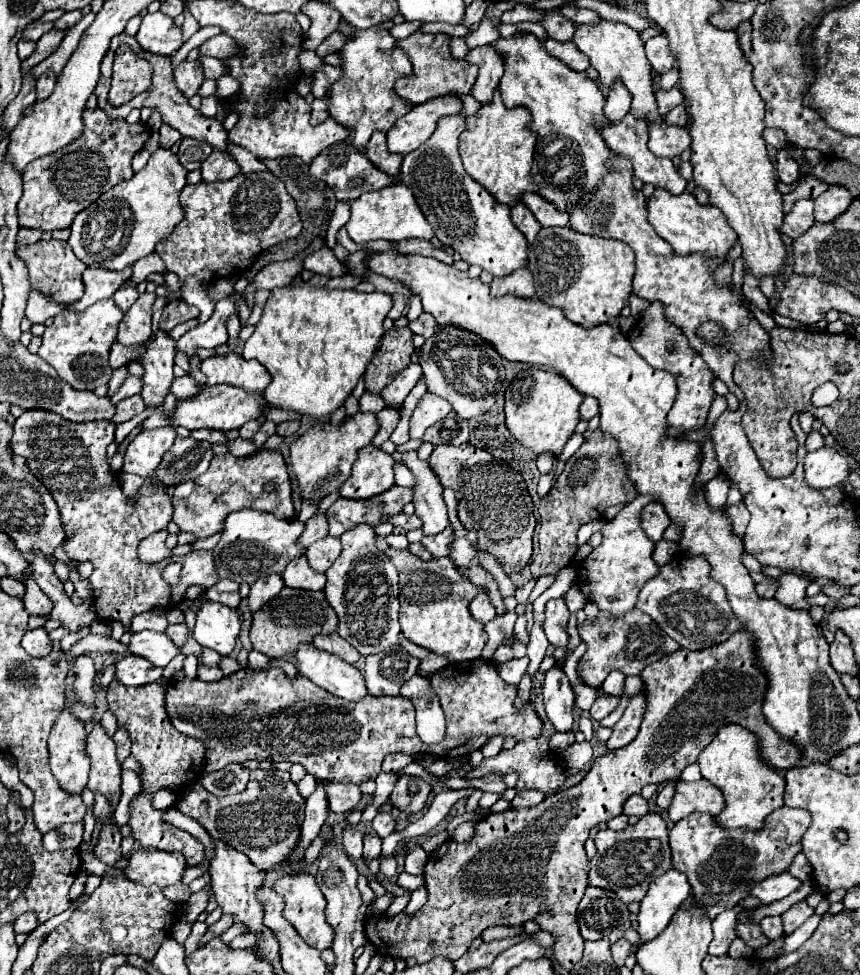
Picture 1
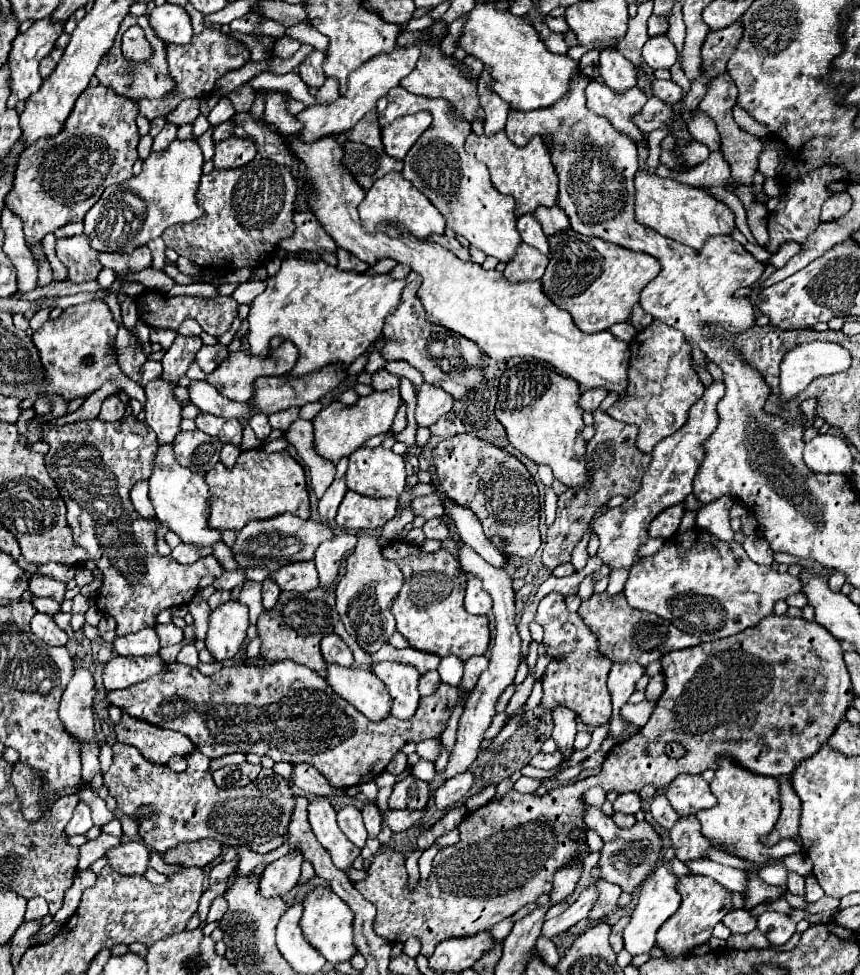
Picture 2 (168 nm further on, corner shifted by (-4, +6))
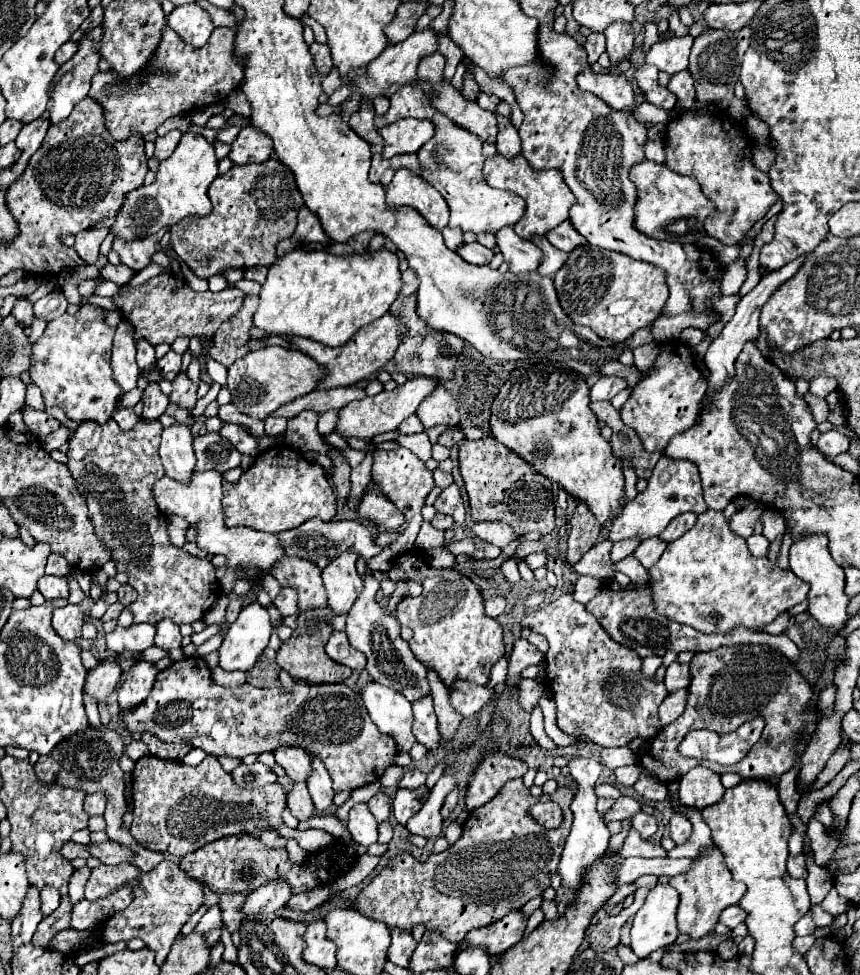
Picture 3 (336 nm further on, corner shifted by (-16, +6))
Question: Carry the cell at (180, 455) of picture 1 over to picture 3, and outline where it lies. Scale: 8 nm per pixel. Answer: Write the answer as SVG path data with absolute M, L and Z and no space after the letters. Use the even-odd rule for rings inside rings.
M206 432L204 436L194 438L194 452L196 452L196 470L218 470L226 472L230 468L240 466L242 454L216 432Z

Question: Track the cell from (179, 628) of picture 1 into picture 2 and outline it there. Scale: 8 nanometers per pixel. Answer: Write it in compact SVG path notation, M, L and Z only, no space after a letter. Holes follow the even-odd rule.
M166 624L166 626L156 626L156 634L160 638L160 646L170 646L170 644L178 644L182 642L182 630L178 630L174 624Z

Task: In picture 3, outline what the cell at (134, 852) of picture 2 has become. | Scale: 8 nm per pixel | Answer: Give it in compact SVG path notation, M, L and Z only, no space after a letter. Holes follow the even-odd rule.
M106 840L102 844L90 844L90 852L92 852L92 856L100 858L102 864L132 862L136 856L128 846L120 846L118 842L112 842L112 840Z

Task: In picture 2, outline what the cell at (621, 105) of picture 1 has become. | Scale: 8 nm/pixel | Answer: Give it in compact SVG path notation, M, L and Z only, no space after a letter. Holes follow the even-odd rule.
M616 48L600 50L598 70L600 70L600 76L604 78L604 82L616 92L626 92L636 86L634 64L630 60L626 60Z

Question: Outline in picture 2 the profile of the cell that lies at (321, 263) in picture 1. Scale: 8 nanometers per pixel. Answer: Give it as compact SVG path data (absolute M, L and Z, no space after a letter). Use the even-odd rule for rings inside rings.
M296 212L292 218L296 230L290 238L282 238L278 242L278 248L286 252L334 252L336 244L334 240L320 228L312 212Z

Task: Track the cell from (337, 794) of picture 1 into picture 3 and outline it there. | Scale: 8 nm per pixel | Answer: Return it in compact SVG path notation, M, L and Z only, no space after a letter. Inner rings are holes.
M280 748L274 752L276 762L286 770L286 774L294 780L294 782L306 782L312 774L312 760L308 758L308 754L300 748Z

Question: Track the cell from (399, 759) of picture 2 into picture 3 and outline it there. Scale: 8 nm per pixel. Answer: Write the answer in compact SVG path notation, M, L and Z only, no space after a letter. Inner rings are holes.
M406 770L406 774L400 780L400 788L418 788L426 782L426 774L420 770Z

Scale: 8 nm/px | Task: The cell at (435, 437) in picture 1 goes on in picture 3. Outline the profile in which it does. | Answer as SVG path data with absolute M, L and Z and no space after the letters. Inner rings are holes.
M456 426L456 428L446 428L446 430L440 434L438 444L452 448L454 444L458 444L458 442L462 442L462 440L464 440L464 432L462 432L460 426Z

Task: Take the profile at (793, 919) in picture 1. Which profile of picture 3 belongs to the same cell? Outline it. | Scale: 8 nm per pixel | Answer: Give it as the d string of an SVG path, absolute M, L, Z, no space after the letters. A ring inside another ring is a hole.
M790 856L788 858L788 872L792 878L802 878L806 880L808 876L808 870L806 870L806 864L804 864L804 856Z

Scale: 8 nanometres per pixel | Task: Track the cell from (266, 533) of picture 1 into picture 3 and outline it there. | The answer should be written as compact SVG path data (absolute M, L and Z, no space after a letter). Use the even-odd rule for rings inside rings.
M310 518L298 528L278 532L276 538L280 538L280 546L284 548L284 556L308 558L314 564L318 564L320 568L324 568L330 562L330 558L336 558L336 554L340 554L342 550L348 550L348 548L354 548L364 560L370 560L372 556L382 552L382 548L374 544L374 538L372 538L370 530L362 522L354 522L354 520L330 520L330 522L324 522L320 518Z

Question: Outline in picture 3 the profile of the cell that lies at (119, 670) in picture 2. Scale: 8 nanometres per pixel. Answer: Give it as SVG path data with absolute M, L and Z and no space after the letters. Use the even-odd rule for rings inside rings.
M136 662L118 690L118 702L122 708L132 708L140 704L152 690L152 684L158 676L158 668L154 662Z

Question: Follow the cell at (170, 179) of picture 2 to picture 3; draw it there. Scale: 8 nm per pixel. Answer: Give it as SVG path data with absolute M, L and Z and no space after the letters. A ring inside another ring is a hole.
M186 132L180 138L174 154L160 162L156 180L150 186L140 186L124 196L124 202L116 214L116 222L110 232L122 240L148 238L160 228L172 228L186 216L208 216L212 204L208 200L208 186L218 176L218 160L214 156L214 146L198 132Z

